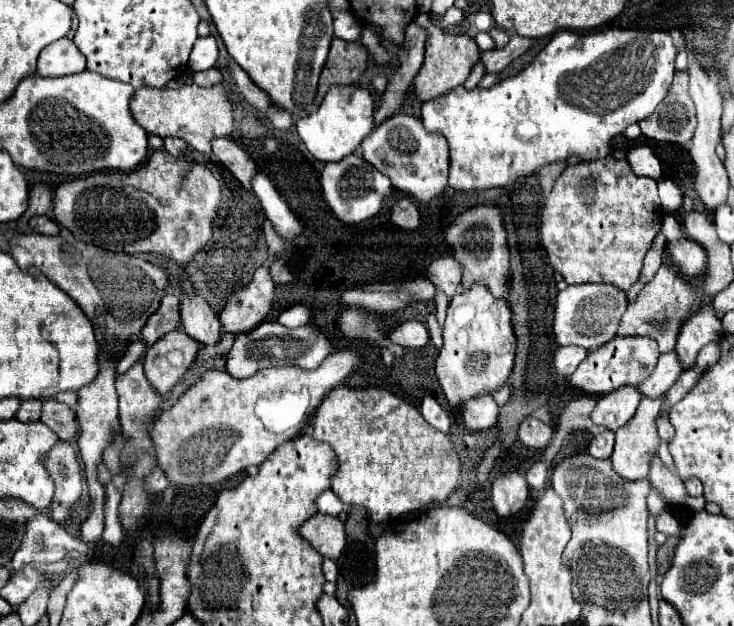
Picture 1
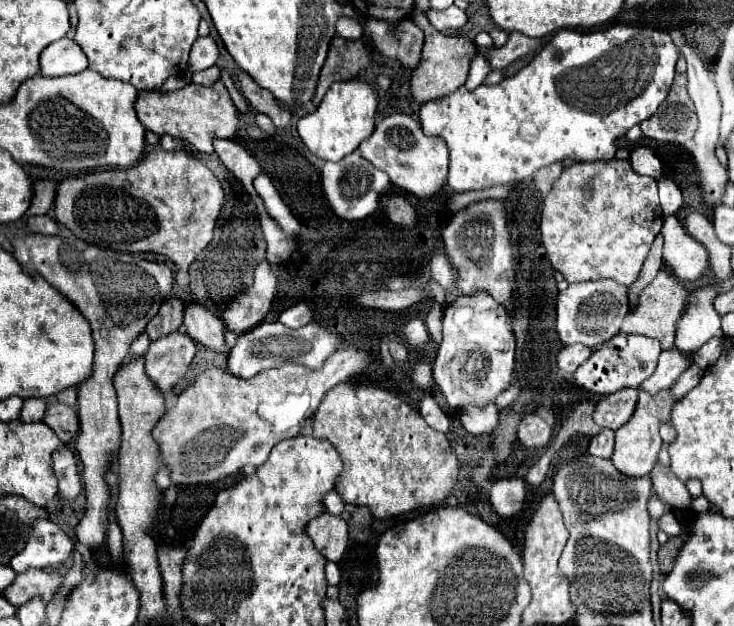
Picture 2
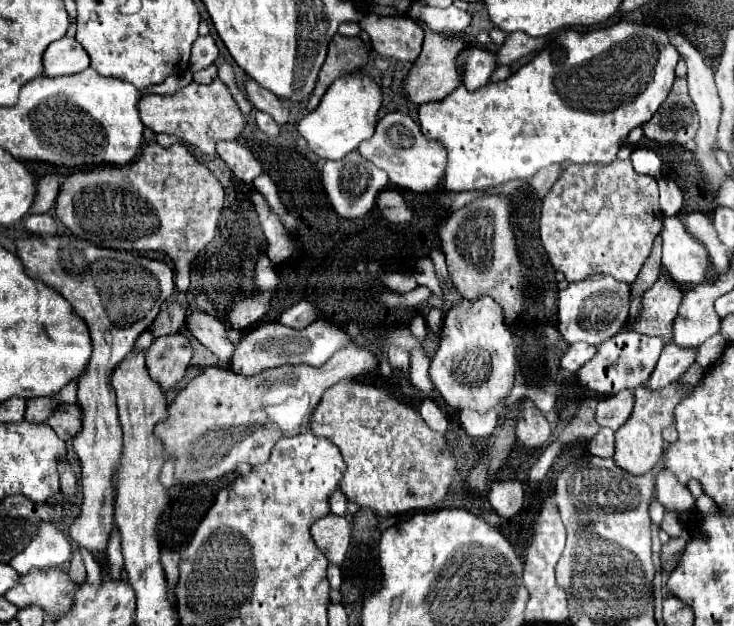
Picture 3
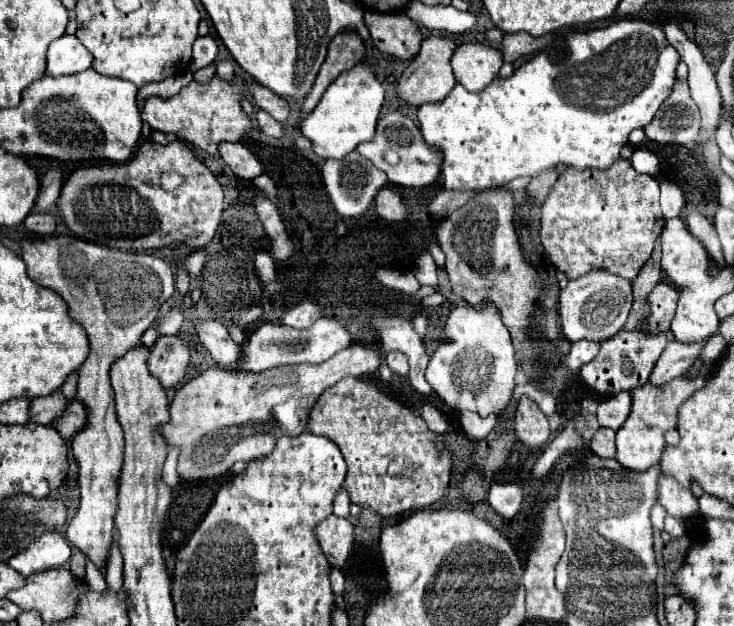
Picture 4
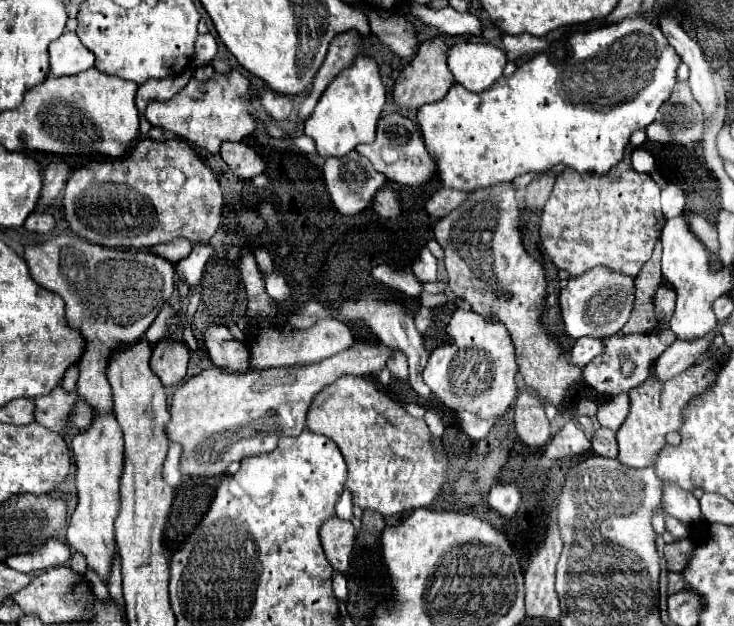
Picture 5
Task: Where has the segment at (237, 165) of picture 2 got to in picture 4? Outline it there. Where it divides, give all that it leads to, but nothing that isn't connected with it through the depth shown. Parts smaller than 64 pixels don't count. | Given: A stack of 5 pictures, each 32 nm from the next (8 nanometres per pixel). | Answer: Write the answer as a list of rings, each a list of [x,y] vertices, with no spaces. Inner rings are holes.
[[[220,142],[218,154],[242,180],[254,180],[264,172],[262,162],[240,142]]]

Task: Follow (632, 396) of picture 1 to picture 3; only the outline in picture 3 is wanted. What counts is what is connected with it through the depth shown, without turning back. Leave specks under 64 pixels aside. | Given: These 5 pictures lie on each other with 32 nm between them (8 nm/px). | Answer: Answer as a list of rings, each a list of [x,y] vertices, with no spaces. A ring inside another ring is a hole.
[[[622,390],[598,402],[596,408],[596,422],[600,426],[608,426],[612,430],[620,428],[620,420],[628,420],[634,408],[634,390]]]

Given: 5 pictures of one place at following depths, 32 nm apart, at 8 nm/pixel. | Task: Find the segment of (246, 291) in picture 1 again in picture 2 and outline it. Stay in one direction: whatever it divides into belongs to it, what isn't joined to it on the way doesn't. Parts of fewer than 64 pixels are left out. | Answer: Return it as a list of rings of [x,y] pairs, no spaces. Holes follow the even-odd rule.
[[[262,262],[256,268],[254,284],[246,288],[244,292],[236,294],[228,308],[222,314],[222,322],[226,330],[232,330],[236,334],[252,330],[256,324],[264,320],[264,316],[270,310],[274,292],[276,292],[276,276],[270,270],[268,262]]]

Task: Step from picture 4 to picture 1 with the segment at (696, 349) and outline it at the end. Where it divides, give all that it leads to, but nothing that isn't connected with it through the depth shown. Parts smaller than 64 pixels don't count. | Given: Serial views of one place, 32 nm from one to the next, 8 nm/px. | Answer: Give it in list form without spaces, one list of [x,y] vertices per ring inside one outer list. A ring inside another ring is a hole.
[[[676,352],[664,354],[658,358],[658,364],[654,368],[654,372],[640,382],[638,390],[640,394],[648,396],[648,398],[660,398],[664,392],[668,392],[672,388],[672,384],[678,380],[682,368],[680,362],[676,360]]]

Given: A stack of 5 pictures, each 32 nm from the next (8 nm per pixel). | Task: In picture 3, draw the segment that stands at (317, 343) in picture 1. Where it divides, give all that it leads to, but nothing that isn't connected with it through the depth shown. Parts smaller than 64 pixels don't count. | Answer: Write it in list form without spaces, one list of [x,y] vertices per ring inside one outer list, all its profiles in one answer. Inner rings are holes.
[[[318,320],[302,330],[294,330],[282,326],[280,322],[262,322],[254,330],[242,334],[240,342],[236,344],[234,356],[230,360],[230,370],[242,376],[254,376],[268,368],[278,368],[284,364],[308,364],[308,366],[322,366],[336,350],[348,344],[348,336],[336,324]]]

